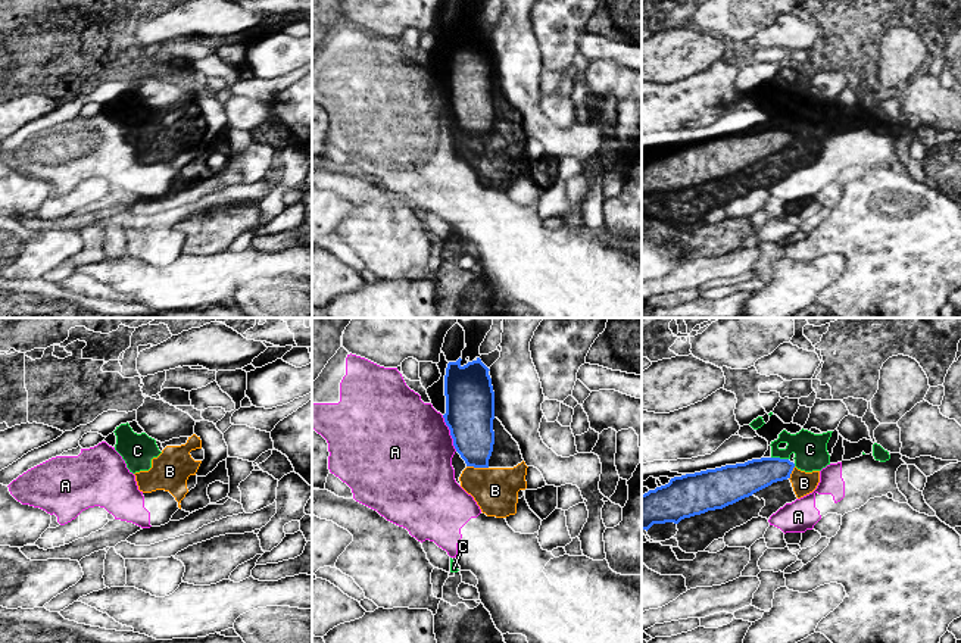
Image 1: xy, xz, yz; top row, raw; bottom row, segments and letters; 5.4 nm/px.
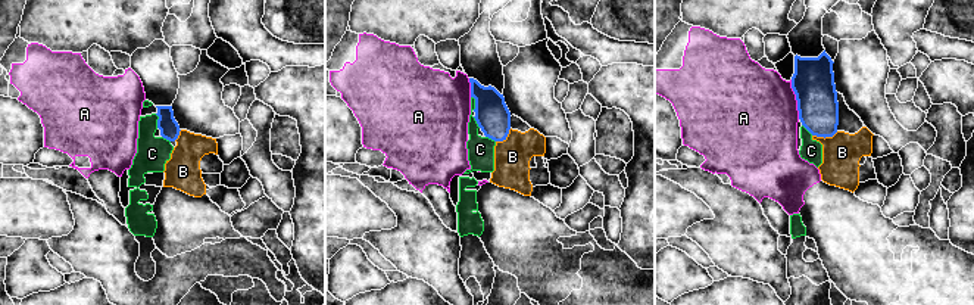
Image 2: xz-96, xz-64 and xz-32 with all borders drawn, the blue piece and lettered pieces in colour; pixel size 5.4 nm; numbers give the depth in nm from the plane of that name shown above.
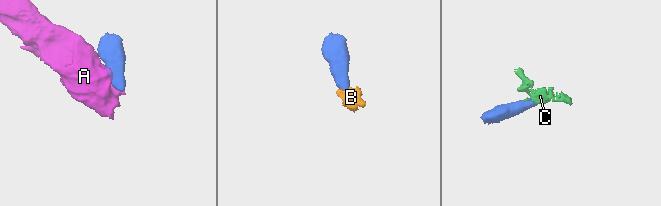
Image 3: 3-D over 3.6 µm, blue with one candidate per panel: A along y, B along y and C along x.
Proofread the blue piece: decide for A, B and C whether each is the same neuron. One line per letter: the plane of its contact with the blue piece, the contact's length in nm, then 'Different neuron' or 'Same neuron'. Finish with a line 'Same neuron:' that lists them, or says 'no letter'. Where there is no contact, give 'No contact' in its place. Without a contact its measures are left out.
A: Touches blue in xz. Shared border 220 nm. Different neuron
B: Touches blue in xz. Shared border 120 nm. Same neuron
C: Touches blue in yz. Shared border 100 nm. Different neuron
Same neuron: B

